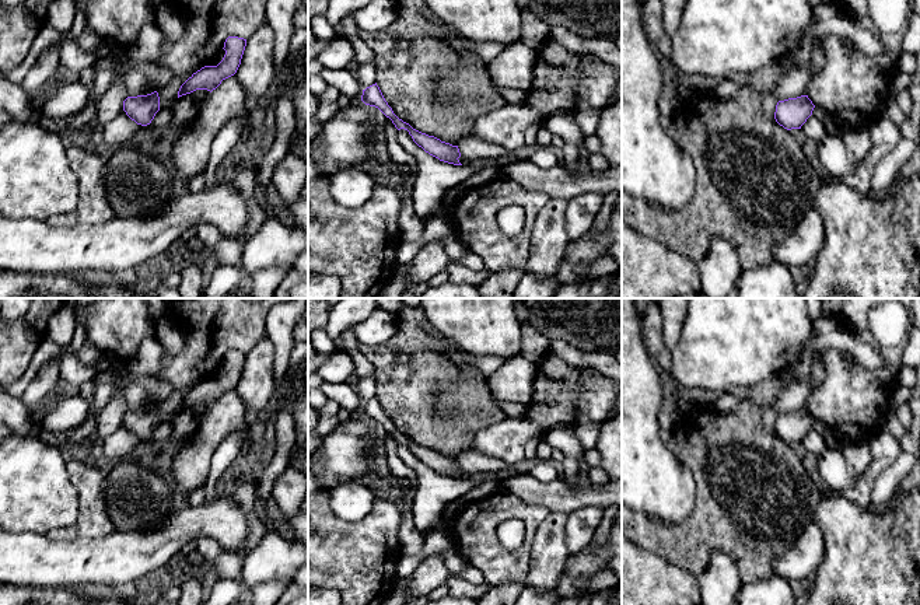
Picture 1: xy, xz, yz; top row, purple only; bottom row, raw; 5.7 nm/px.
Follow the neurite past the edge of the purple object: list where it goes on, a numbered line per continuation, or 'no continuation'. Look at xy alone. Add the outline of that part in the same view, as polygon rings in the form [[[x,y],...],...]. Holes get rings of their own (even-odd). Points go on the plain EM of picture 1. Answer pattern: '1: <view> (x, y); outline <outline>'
no continuation

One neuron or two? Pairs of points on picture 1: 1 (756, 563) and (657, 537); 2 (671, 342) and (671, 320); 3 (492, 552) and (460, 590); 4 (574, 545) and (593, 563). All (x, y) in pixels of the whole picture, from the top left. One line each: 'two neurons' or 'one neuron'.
1: one neuron
2: one neuron
3: two neurons
4: two neurons

